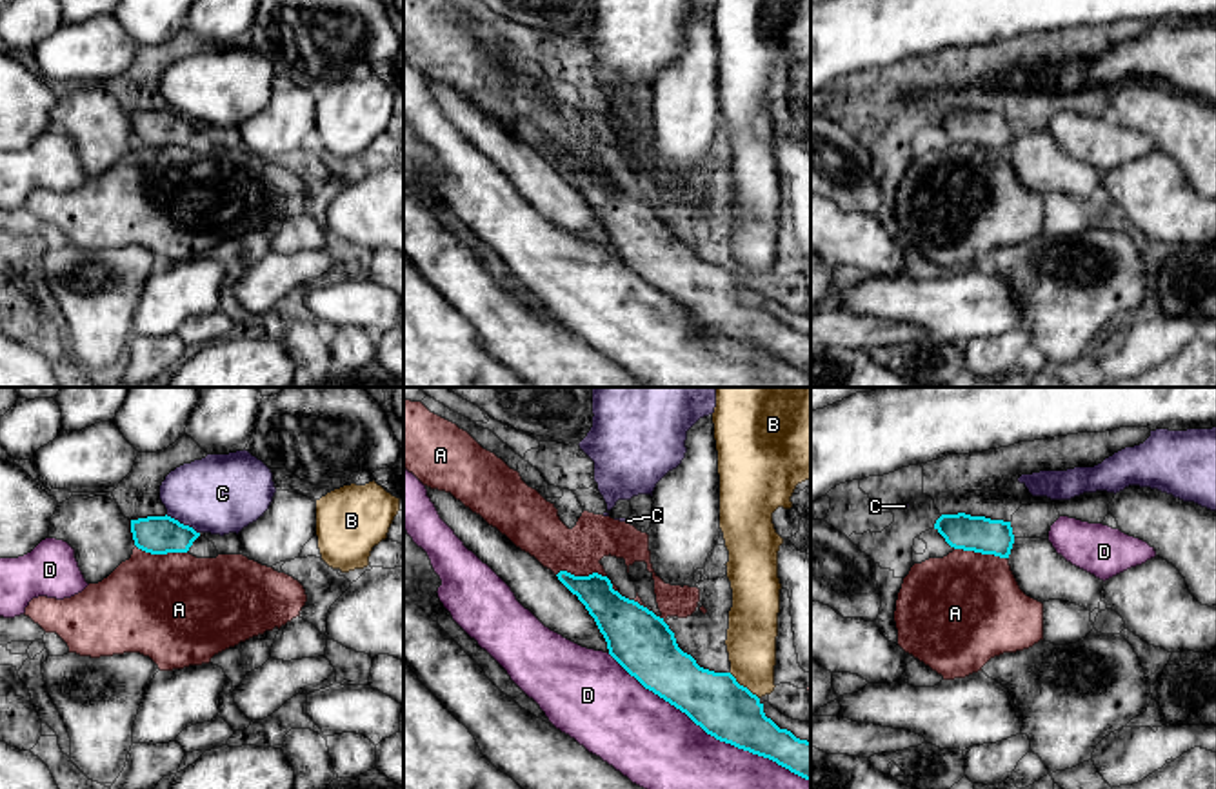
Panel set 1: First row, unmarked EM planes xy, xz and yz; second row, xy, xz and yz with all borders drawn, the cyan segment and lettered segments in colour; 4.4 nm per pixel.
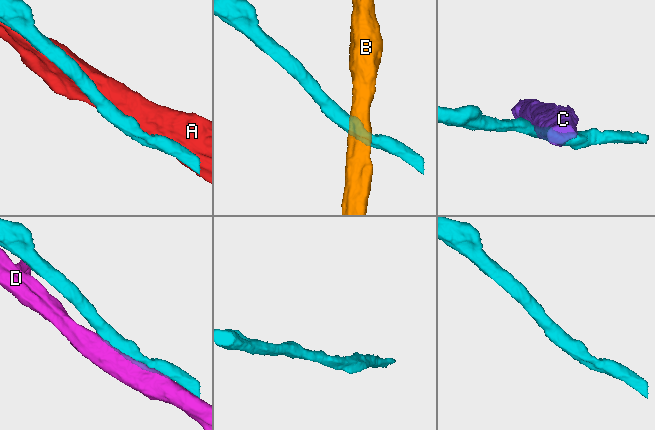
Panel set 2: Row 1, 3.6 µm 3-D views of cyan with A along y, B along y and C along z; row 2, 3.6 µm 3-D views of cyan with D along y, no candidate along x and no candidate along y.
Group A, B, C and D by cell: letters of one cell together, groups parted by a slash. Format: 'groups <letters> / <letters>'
groups A / B / C / D

